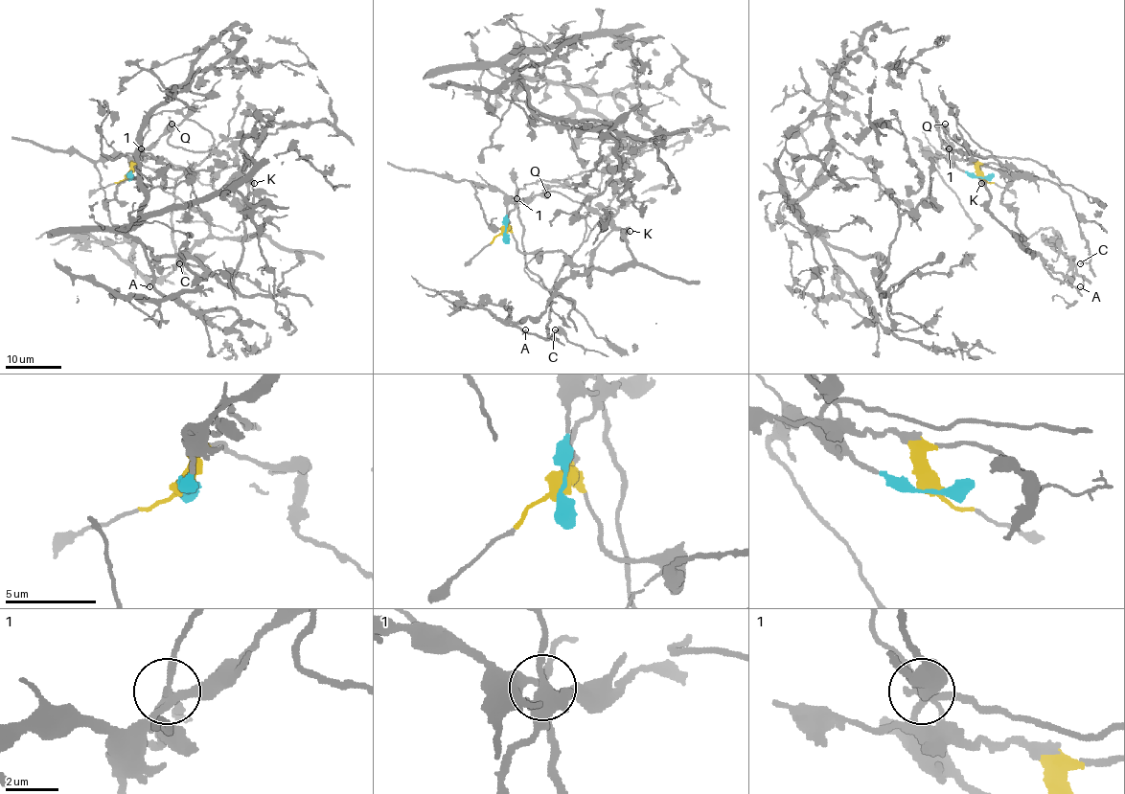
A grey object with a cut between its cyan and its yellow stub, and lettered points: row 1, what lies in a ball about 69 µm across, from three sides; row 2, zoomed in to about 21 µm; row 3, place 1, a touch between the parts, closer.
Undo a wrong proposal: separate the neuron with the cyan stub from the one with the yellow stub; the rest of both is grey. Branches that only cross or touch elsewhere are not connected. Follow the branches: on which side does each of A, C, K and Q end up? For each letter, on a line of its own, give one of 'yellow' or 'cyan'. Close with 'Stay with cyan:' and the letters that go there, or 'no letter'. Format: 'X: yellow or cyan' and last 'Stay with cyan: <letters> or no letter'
A: yellow
C: yellow
K: yellow
Q: cyan
Stay with cyan: Q

